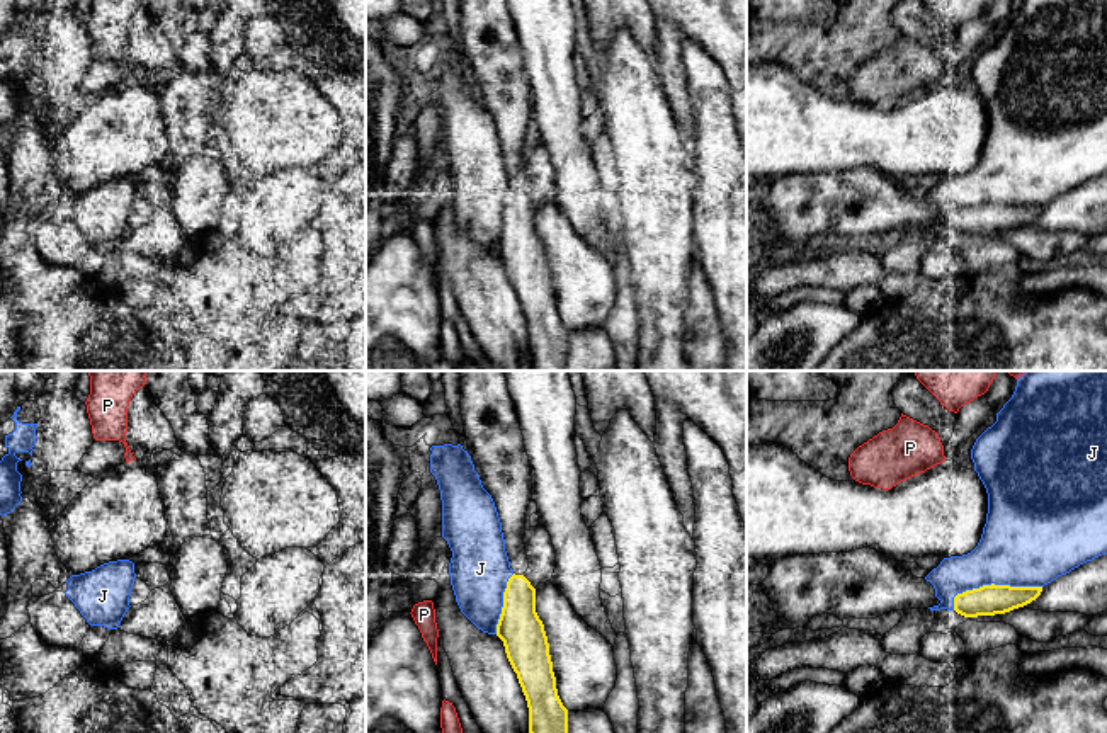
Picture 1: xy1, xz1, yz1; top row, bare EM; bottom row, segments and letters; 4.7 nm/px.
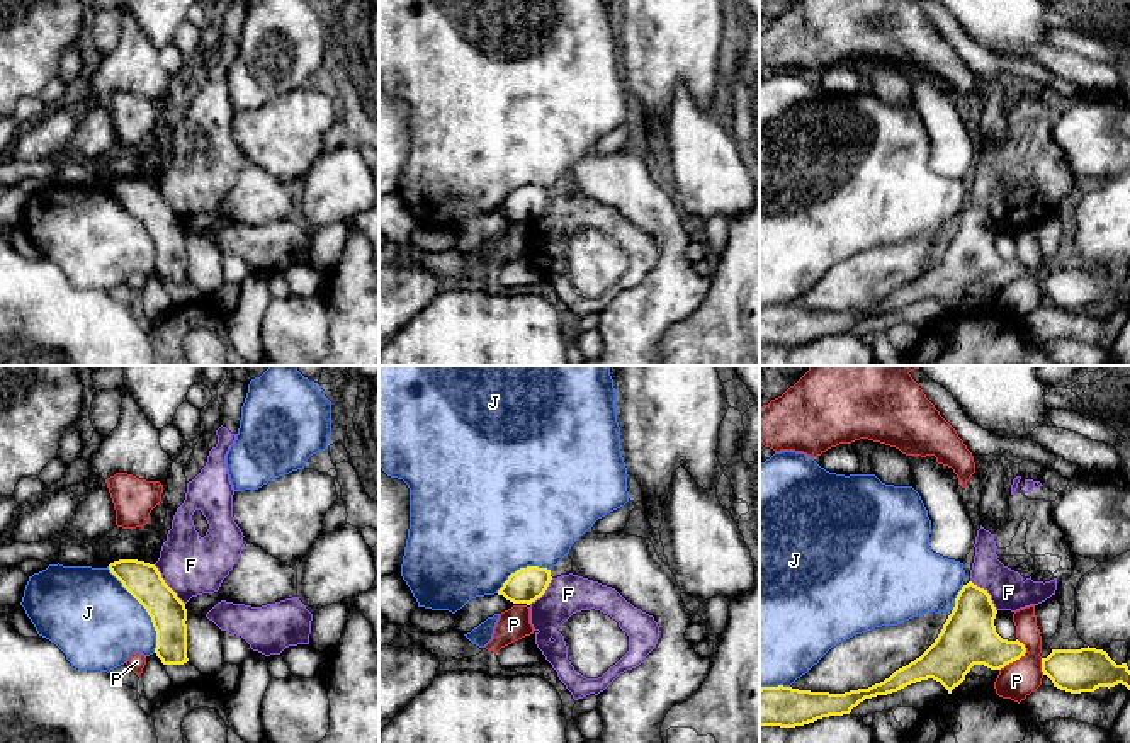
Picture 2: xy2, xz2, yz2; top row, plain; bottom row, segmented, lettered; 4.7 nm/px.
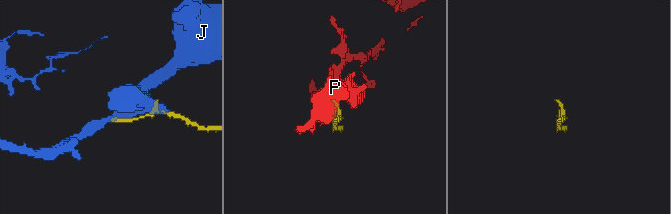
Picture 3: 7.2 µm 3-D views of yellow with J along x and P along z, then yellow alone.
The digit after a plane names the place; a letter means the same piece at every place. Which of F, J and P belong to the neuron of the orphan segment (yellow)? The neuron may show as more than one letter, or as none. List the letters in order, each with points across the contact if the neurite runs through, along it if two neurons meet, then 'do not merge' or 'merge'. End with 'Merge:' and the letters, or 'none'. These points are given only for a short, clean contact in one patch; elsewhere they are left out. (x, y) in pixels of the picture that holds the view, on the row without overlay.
F: border xy2 (153, 184), (184, 223); do not merge
J: do not merge
P: do not merge
Merge: none

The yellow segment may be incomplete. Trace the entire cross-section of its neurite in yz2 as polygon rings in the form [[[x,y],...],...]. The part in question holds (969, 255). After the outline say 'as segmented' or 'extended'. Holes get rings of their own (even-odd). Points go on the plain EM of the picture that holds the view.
[[[969,201],[935,262],[914,281],[868,308],[845,313],[811,311],[792,306],[760,308],[760,345],[795,347],[829,335],[850,333],[865,318],[897,311],[933,298],[948,313],[958,306],[974,284],[1001,289],[1025,275],[1023,262],[996,252],[996,226],[987,209]]]; as segmented

